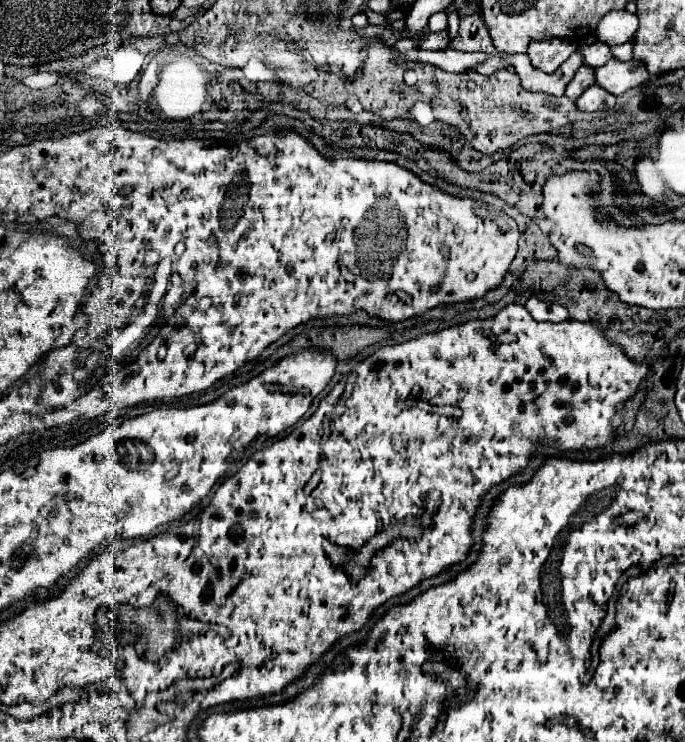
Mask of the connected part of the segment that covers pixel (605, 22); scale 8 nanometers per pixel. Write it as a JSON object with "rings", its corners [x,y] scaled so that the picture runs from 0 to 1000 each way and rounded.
{"rings":[[[902,13],[896,19],[891,16],[888,22],[879,22],[879,27],[873,30],[867,40],[867,51],[891,62],[911,59],[920,57],[920,51],[926,51],[928,35],[931,35],[928,19],[920,19],[914,13]]]}

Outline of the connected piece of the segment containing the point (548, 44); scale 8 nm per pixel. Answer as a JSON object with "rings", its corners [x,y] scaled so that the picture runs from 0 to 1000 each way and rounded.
{"rings":[[[791,54],[791,57],[777,57],[771,65],[771,75],[780,86],[780,92],[791,94],[791,97],[809,97],[815,94],[815,89],[832,78],[832,73],[838,73],[844,65],[844,59],[829,57],[829,54]]]}

